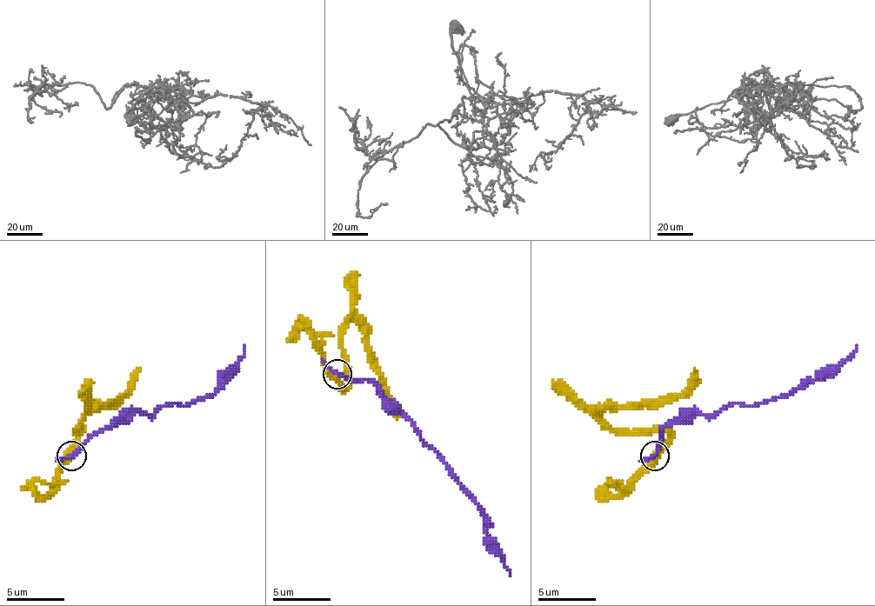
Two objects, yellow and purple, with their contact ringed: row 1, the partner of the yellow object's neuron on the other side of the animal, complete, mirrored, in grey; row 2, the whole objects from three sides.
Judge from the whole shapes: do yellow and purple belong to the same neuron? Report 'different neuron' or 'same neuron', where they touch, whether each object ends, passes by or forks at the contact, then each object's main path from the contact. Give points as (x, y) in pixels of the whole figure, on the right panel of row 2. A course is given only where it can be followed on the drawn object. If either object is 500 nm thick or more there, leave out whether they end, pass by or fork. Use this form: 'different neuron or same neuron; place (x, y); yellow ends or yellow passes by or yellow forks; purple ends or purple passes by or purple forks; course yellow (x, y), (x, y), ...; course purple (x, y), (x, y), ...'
different neuron; place (655, 456); yellow passes by; purple passes by; course yellow (657, 455), (668, 437), (665, 431), (613, 429), (602, 411), (677, 397), (694, 368); course purple (654, 455), (659, 431), (677, 417), (784, 397), (824, 380), (856, 345)

